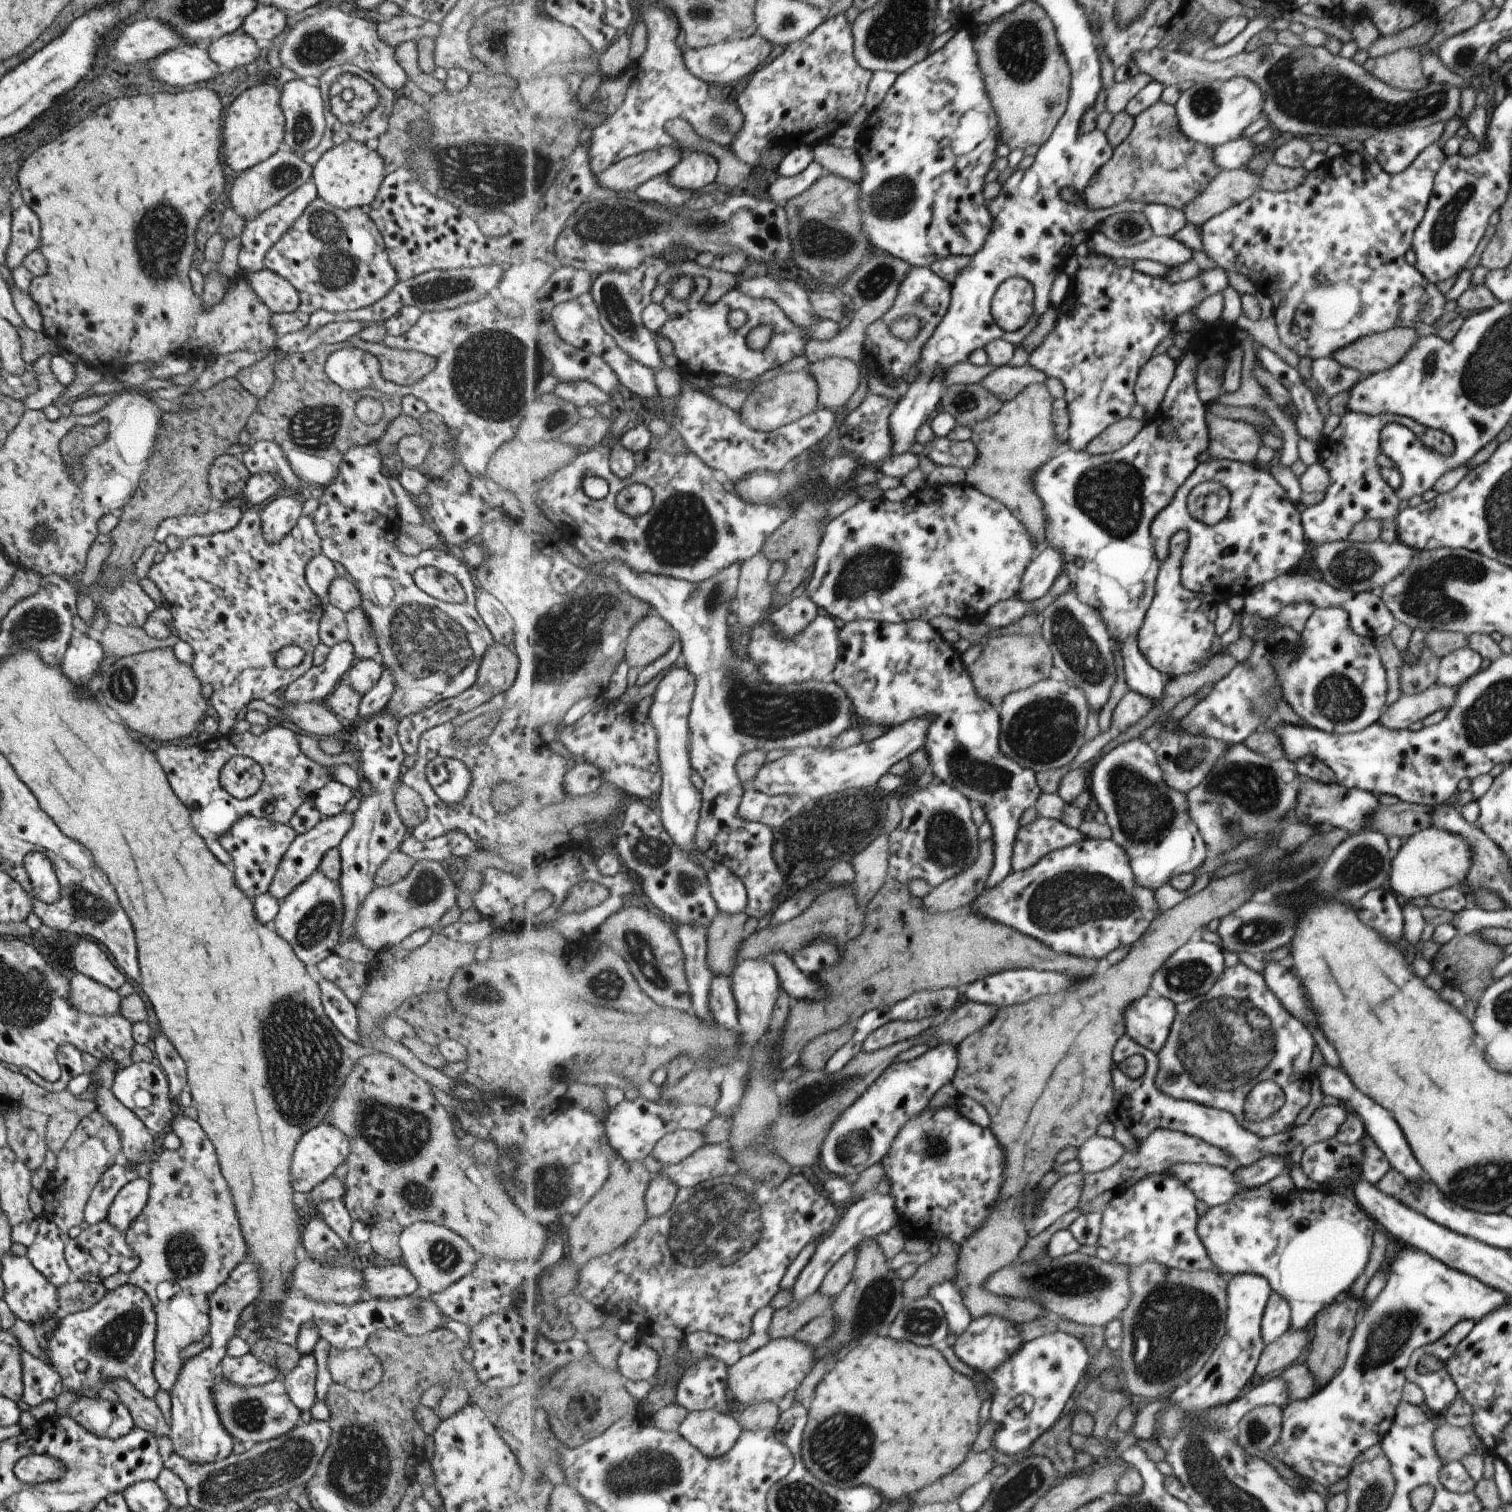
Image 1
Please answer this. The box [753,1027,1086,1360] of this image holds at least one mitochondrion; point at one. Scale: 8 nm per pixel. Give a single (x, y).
(812, 1094)

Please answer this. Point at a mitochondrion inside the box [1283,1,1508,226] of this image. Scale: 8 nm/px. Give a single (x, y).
(1466, 56)

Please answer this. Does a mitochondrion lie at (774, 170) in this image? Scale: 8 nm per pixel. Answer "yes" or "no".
no

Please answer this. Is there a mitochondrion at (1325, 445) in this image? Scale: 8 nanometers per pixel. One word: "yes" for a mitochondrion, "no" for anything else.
no

